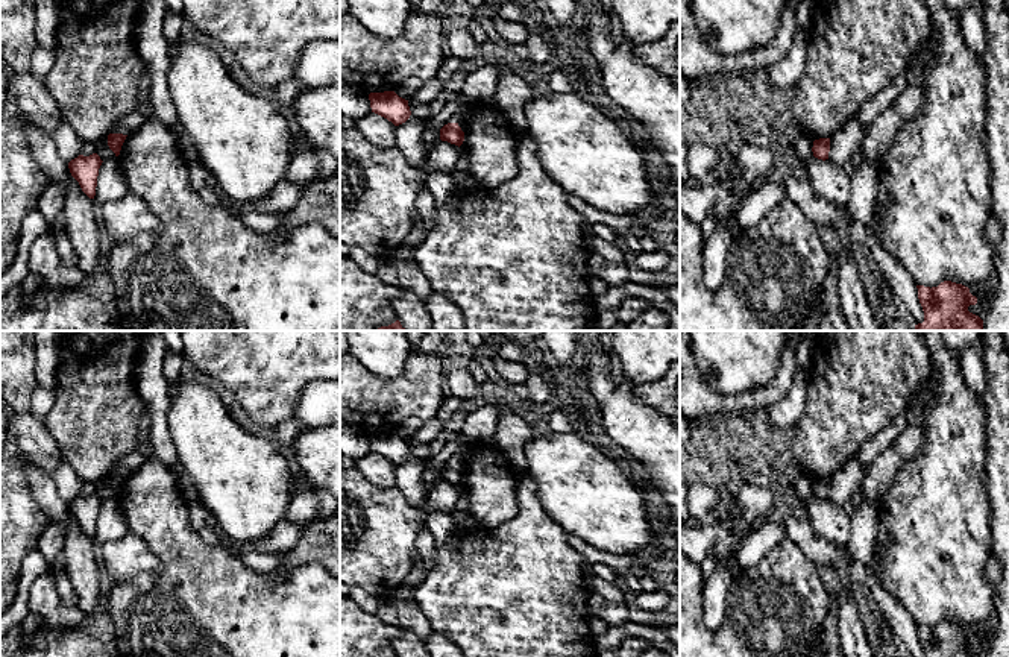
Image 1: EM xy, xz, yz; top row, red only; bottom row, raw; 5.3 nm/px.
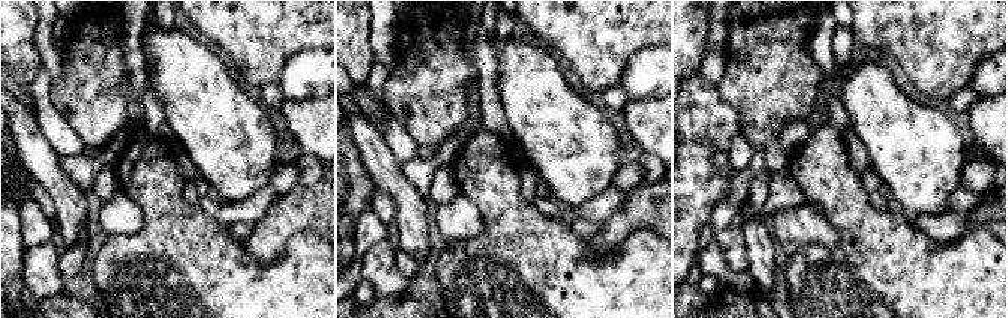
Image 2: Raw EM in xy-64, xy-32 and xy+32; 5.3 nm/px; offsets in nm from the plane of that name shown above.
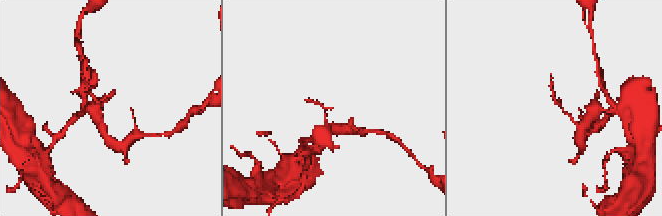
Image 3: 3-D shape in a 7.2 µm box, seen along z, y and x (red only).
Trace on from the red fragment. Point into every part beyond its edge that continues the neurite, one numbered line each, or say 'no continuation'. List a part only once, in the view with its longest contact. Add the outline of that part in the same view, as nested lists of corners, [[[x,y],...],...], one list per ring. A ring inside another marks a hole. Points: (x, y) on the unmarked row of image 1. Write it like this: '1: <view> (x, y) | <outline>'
no continuation

